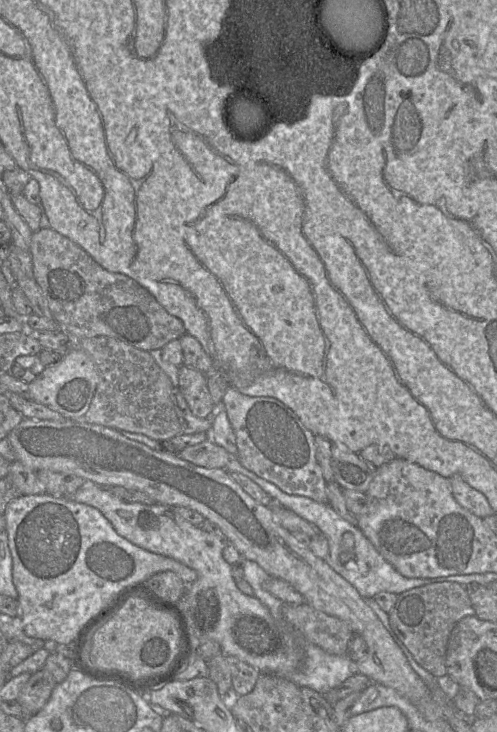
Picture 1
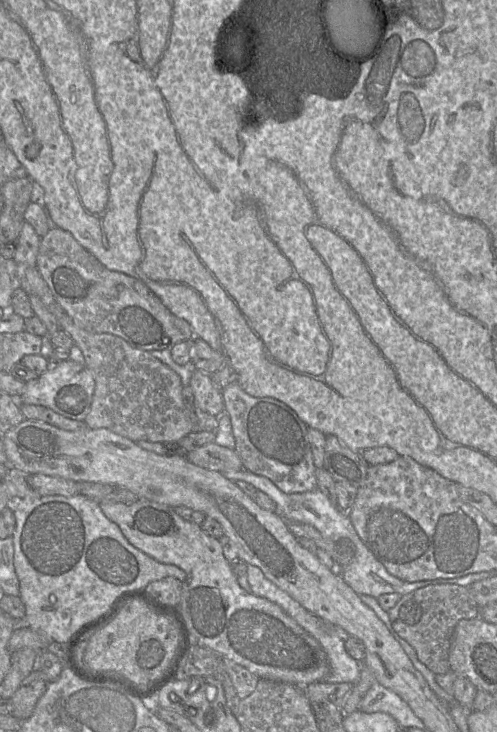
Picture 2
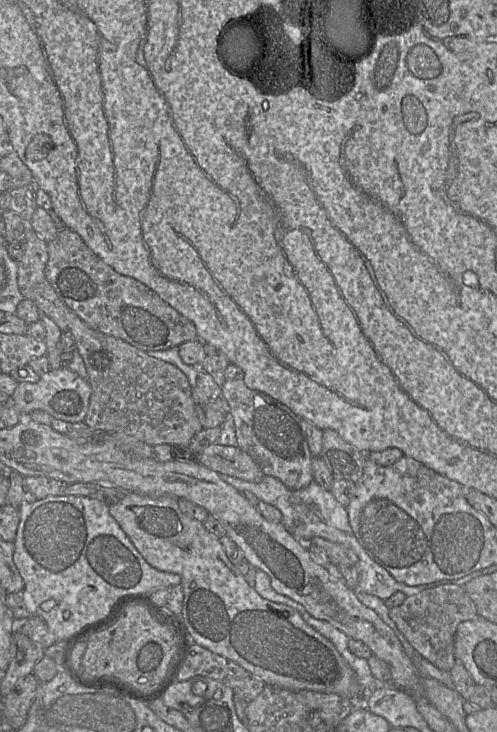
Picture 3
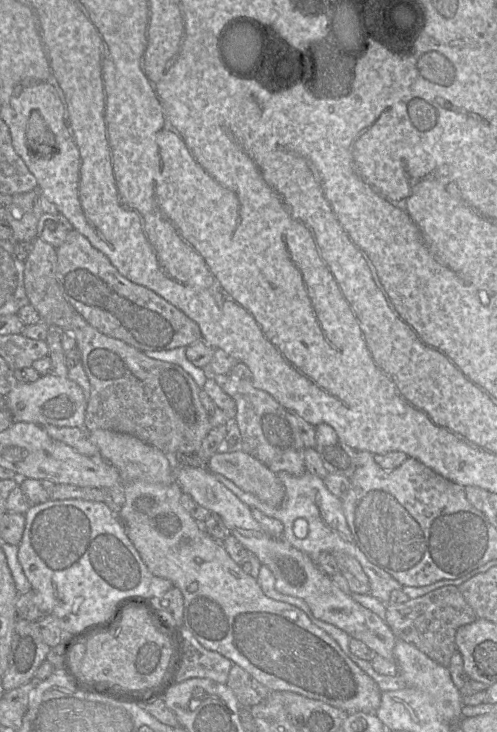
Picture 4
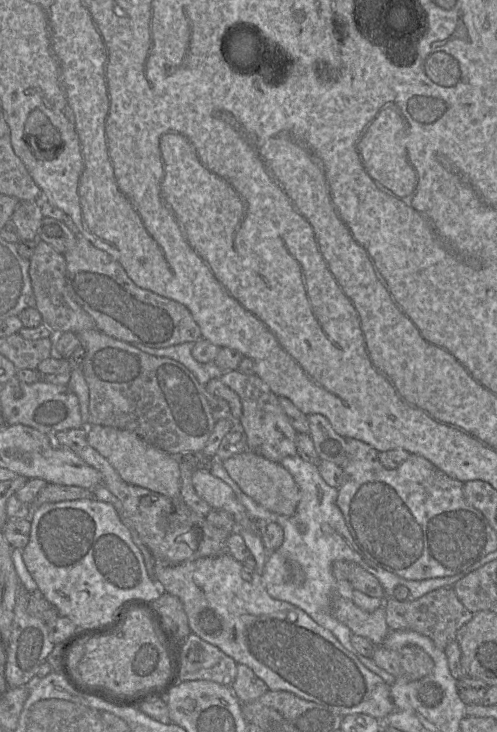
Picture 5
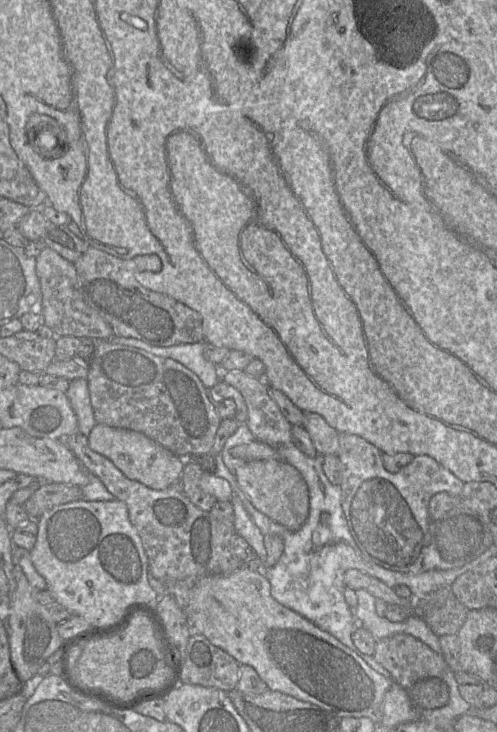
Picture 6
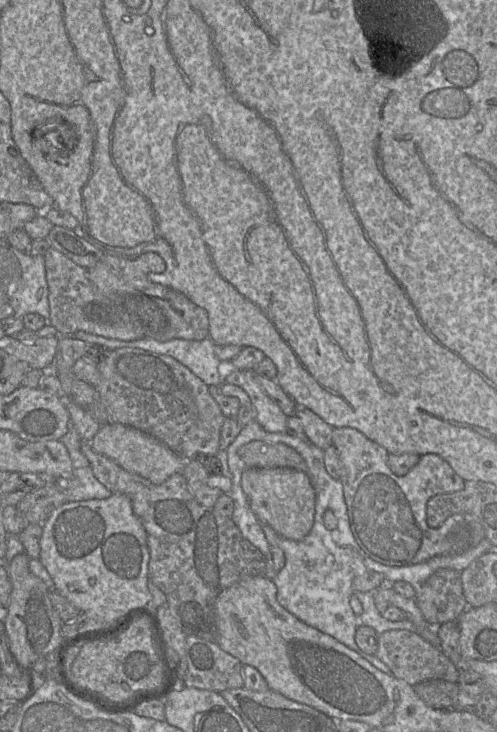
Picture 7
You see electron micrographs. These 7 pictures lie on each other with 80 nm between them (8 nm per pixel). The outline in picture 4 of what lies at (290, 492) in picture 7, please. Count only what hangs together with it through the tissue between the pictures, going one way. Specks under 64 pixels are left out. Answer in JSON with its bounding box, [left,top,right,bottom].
[207,450,285,507]

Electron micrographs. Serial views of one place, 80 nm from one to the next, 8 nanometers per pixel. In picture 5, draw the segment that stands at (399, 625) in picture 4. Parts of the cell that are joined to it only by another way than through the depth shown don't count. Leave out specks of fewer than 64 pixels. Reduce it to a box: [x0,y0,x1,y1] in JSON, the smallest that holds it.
[385,586,473,650]

